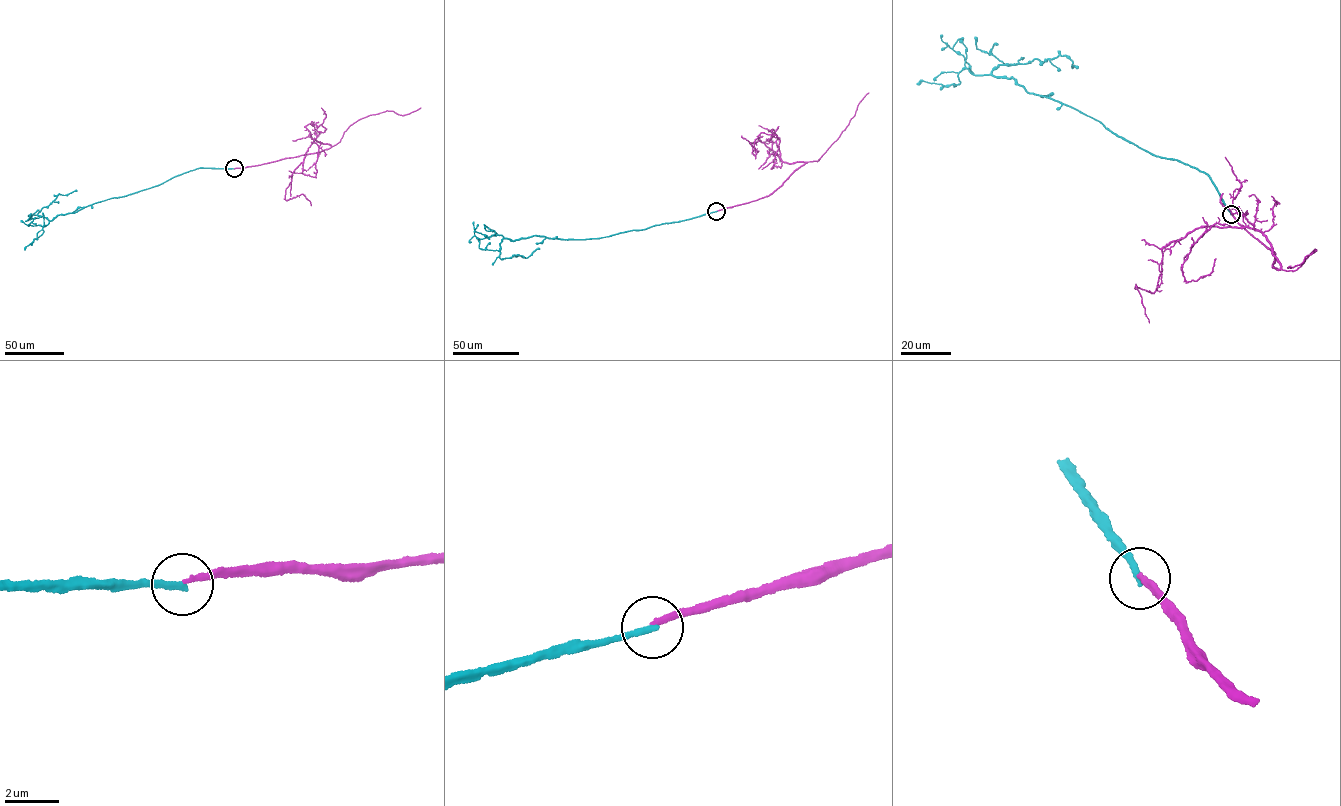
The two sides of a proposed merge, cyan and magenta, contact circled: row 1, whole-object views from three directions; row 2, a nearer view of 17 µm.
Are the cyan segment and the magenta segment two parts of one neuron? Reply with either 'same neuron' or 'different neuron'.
different neuron

